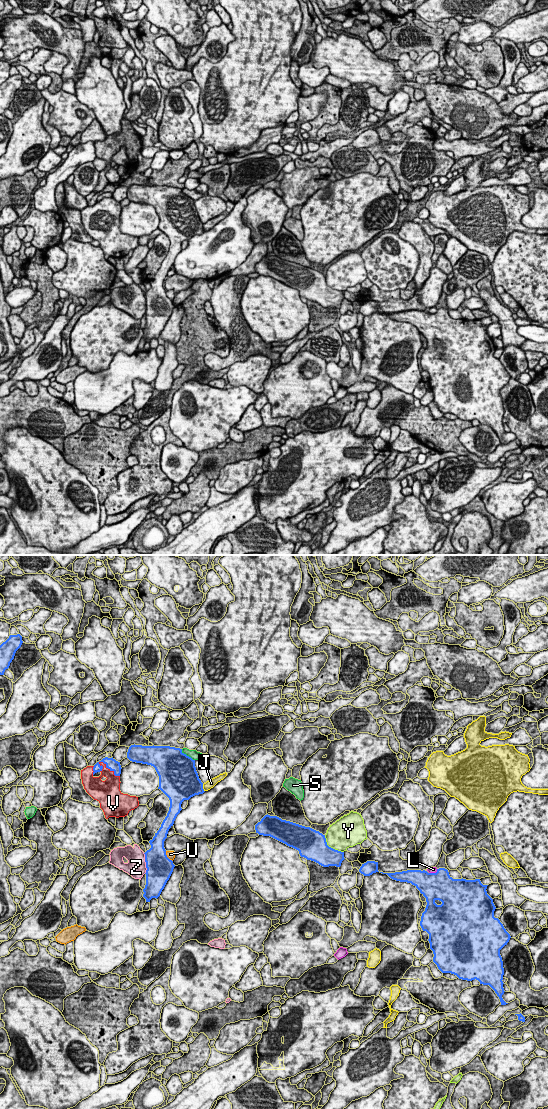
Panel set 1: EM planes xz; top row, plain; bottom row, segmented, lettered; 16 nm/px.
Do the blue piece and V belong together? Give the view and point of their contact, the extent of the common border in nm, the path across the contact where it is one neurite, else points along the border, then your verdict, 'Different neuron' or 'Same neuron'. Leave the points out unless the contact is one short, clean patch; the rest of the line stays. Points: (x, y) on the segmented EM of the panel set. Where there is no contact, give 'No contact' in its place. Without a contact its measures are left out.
Touches blue at xz (109, 768). Shared border 420 nm. Same neuron

